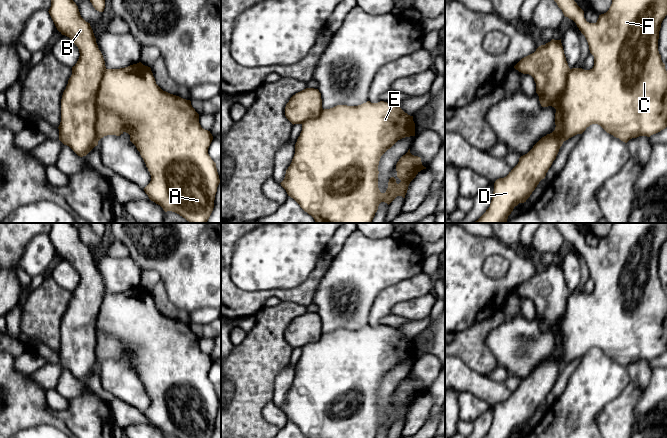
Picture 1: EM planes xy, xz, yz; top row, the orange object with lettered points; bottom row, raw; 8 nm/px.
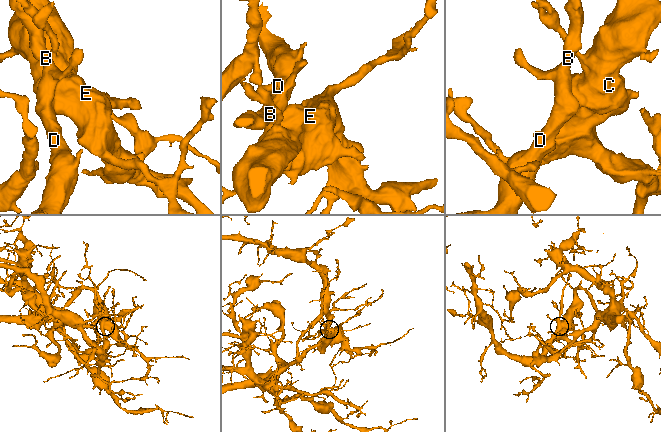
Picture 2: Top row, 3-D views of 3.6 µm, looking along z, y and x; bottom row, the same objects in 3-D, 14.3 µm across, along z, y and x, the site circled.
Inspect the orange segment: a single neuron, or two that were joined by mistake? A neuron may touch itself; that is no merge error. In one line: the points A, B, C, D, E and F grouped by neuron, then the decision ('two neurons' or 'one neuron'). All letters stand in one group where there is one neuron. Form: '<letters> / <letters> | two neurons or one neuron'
A C E F / B D | two neurons

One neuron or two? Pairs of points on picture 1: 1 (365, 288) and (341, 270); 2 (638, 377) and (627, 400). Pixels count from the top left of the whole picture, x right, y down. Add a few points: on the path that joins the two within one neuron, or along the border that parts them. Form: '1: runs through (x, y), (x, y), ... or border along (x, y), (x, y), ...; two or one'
1: runs through (359, 282), (355, 278), (347, 276); one
2: border along (631, 380), (642, 392); two

